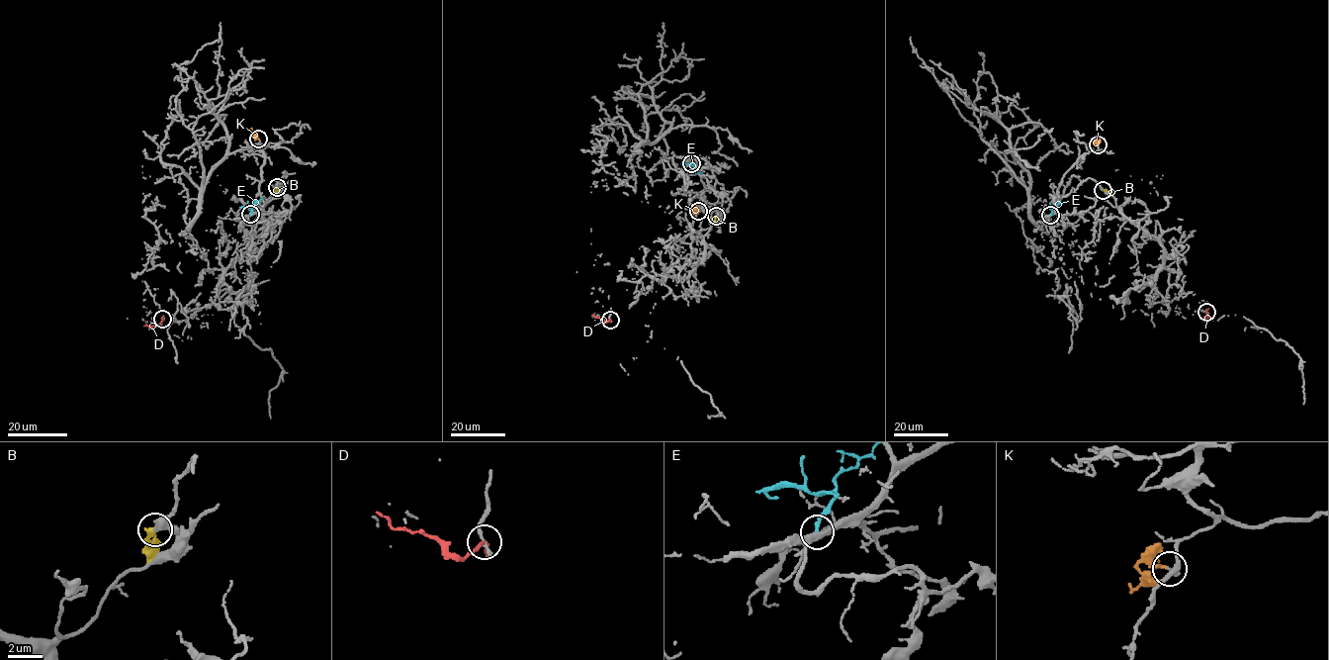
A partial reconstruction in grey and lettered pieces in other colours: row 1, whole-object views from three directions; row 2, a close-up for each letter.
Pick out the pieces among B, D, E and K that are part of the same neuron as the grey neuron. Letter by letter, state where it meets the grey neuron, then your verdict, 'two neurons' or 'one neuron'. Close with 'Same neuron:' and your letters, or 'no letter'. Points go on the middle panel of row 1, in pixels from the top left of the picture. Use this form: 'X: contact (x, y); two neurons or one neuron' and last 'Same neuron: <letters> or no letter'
B: contact (716, 216); one neuron
D: contact (610, 320); two neurons
E: contact (691, 163); two neurons
K: contact (698, 211); one neuron
Same neuron: B, K

